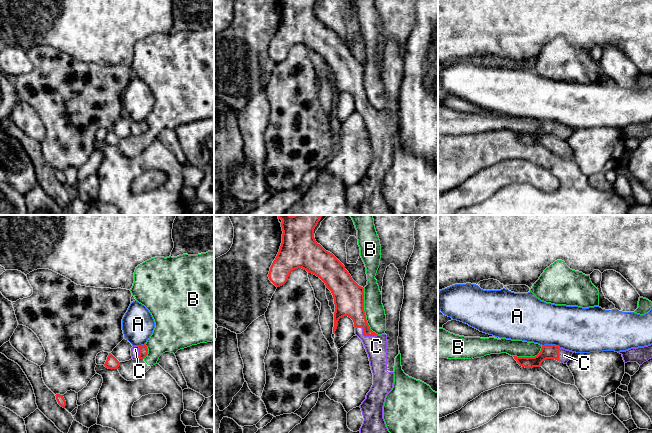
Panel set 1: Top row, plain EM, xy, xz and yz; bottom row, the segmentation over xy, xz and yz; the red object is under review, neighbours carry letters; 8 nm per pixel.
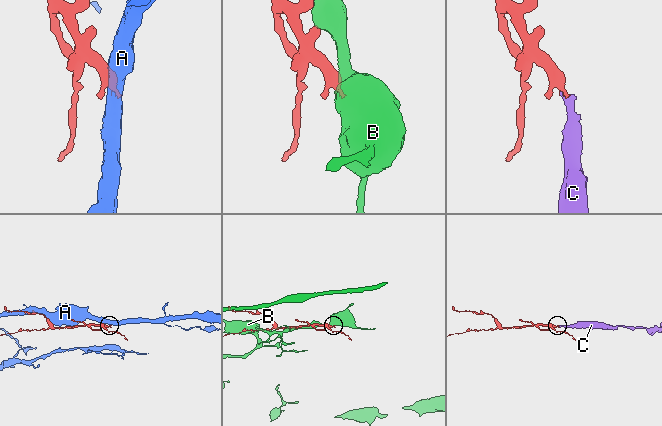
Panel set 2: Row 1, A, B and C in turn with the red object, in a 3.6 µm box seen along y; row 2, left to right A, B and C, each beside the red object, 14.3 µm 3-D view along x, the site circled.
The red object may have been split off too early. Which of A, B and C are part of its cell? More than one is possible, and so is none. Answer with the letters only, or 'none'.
C

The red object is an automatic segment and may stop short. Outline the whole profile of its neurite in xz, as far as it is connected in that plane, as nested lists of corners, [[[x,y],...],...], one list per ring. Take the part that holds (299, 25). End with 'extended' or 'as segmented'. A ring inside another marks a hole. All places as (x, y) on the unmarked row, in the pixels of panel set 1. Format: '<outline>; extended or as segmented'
[[[281,0],[282,19],[279,28],[273,37],[268,50],[269,56],[276,62],[284,61],[290,49],[298,44],[306,46],[319,53],[331,67],[334,80],[333,109],[338,102],[338,97],[344,92],[350,93],[354,98],[355,110],[366,125],[373,149],[373,161],[360,181],[364,194],[360,204],[363,215],[391,215],[383,195],[383,182],[386,171],[392,166],[394,159],[395,134],[399,130],[398,112],[400,87],[404,75],[403,57],[394,40],[387,42],[382,62],[382,80],[386,91],[386,107],[382,111],[373,108],[366,96],[364,87],[364,64],[359,62],[351,53],[345,42],[330,28],[326,27],[314,14],[314,5],[317,0]]]; extended

